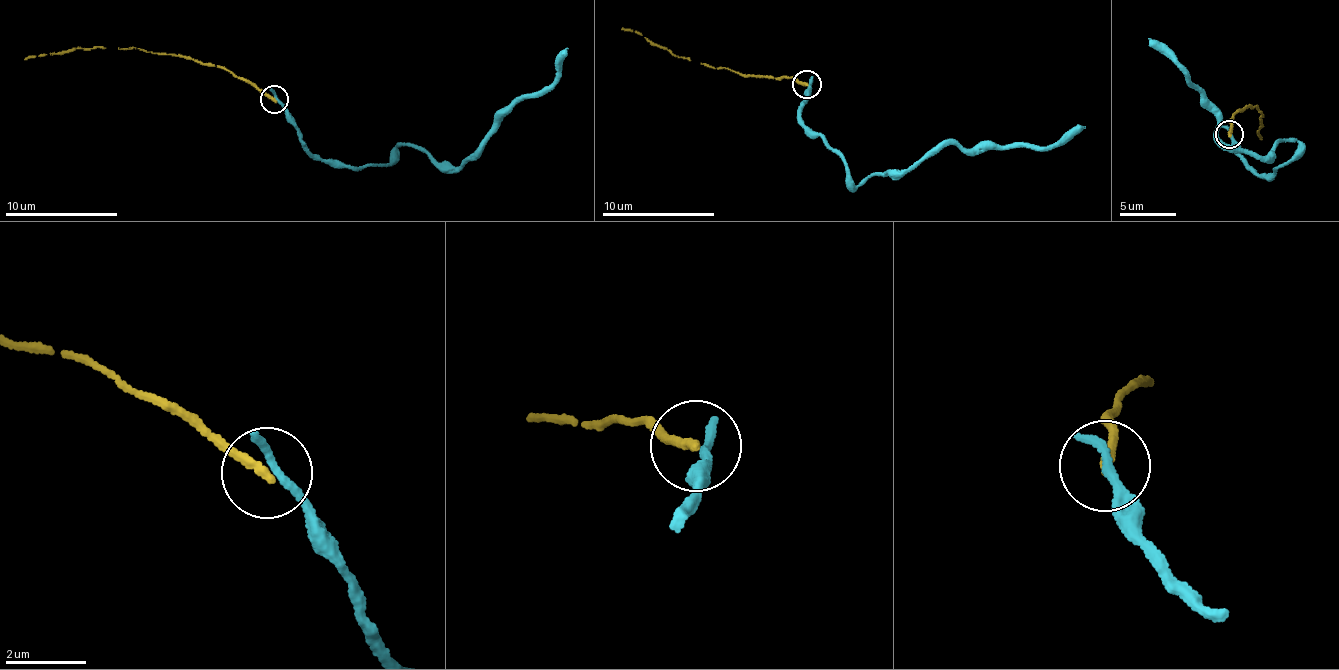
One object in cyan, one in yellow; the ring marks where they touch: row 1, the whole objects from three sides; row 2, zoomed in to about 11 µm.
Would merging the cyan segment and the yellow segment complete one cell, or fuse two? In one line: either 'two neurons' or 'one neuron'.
two neurons

